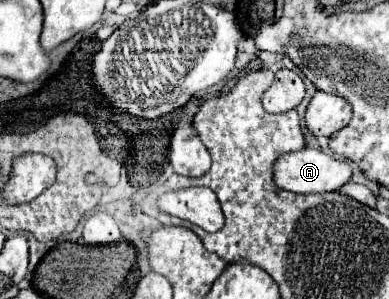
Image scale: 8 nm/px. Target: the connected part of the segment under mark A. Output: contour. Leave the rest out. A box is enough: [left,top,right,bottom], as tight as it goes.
[274,147,352,193]

